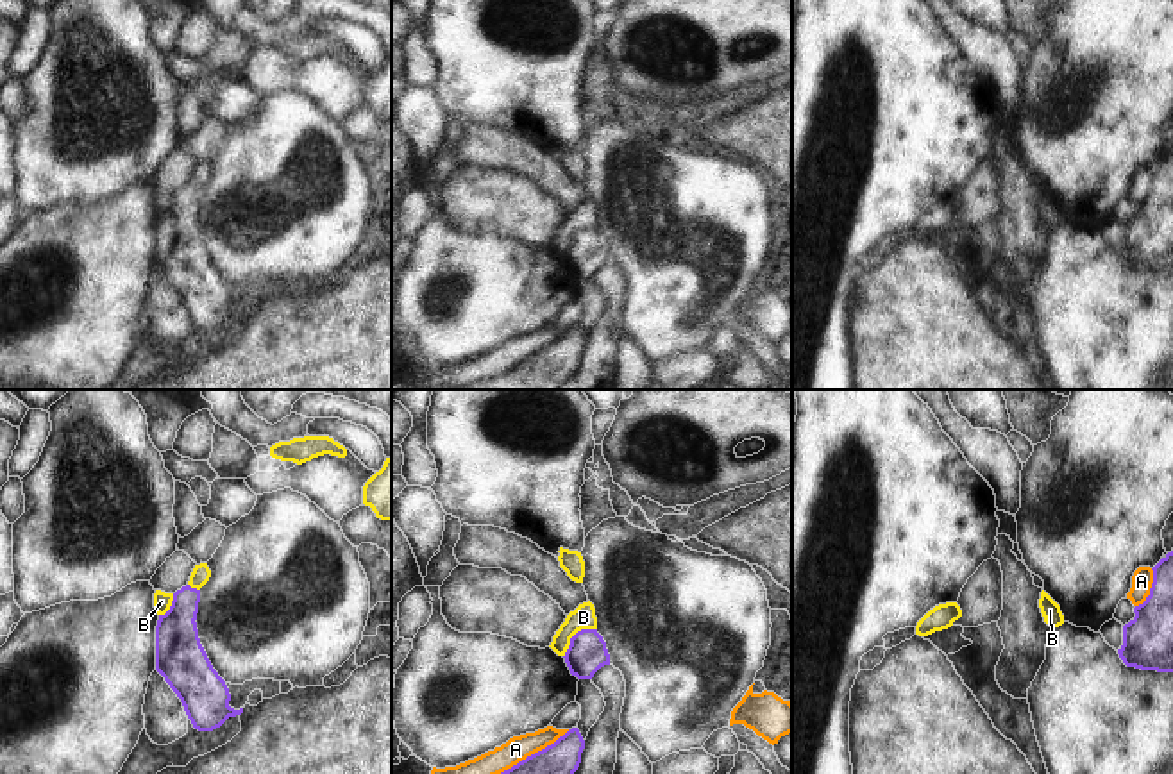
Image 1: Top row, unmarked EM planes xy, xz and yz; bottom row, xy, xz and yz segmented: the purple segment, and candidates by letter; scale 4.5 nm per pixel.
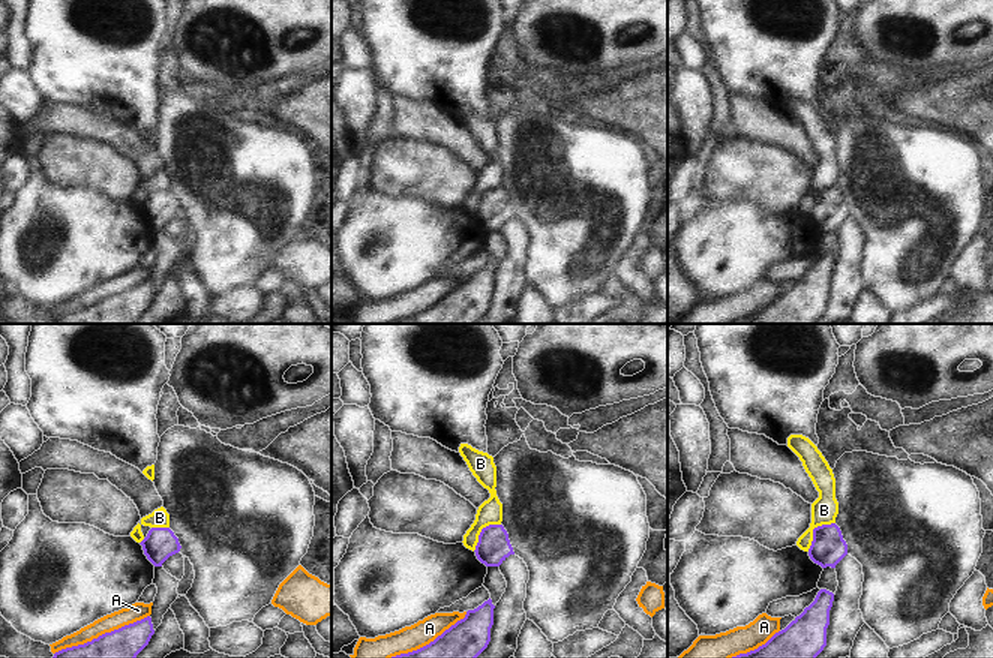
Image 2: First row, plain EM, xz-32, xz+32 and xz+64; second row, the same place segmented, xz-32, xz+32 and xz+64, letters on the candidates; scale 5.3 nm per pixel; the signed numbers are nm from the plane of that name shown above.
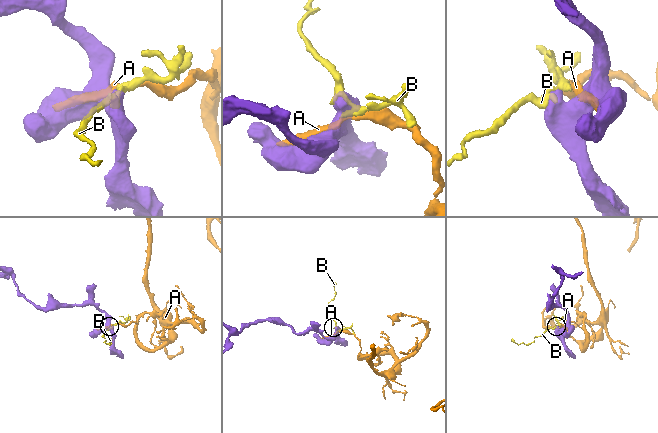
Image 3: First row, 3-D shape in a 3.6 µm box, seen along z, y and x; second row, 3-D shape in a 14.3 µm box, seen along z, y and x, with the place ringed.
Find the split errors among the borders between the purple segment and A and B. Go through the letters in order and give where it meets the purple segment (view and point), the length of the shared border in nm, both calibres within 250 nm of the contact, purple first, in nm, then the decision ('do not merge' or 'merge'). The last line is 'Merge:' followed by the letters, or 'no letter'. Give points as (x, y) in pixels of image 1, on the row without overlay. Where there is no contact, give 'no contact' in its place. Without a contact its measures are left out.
A: contact yz (1150, 188); length 190 nm; calibres 220 and 100 nm; do not merge
B: contact xz (574, 235); length 200 nm; calibres 180 and 110 nm; do not merge
Merge: no letter

